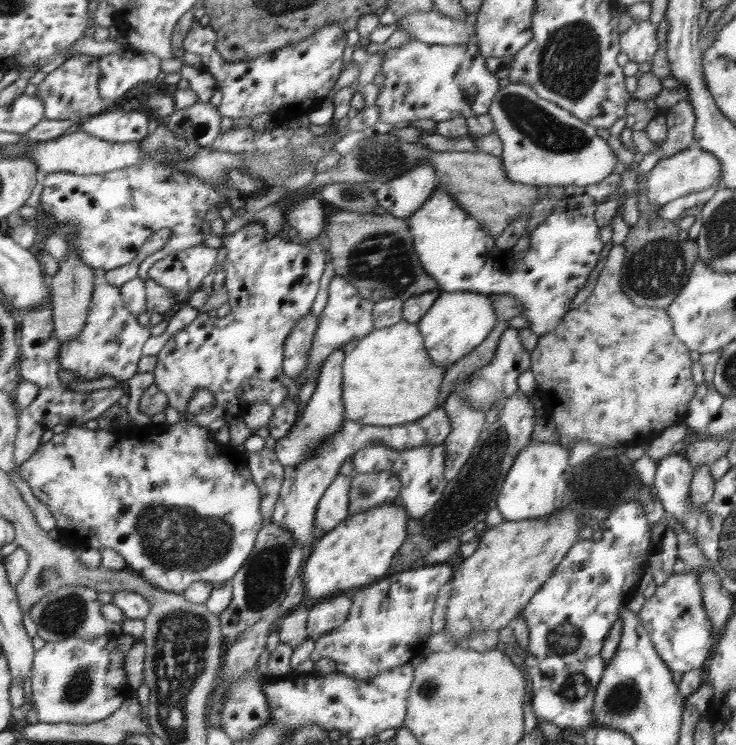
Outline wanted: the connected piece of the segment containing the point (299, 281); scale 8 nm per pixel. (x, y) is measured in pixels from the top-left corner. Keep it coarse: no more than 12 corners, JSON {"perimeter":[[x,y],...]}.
{"perimeter":[[262,221],[224,237],[232,318],[170,338],[155,384],[206,428],[289,398],[287,339],[327,253]]}

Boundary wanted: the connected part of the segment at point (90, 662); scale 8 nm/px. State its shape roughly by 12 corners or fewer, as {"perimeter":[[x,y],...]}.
{"perimeter":[[106,636],[47,642],[33,668],[40,720],[92,724],[137,688]]}

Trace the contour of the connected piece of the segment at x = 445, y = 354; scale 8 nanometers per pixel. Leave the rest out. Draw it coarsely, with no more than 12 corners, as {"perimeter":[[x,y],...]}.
{"perimeter":[[482,292],[442,294],[419,320],[427,352],[452,367],[498,323]]}

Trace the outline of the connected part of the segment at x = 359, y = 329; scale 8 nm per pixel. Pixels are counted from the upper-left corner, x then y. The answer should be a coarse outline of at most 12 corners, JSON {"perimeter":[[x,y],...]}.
{"perimeter":[[334,275],[303,387],[332,351],[375,330],[374,306]]}

